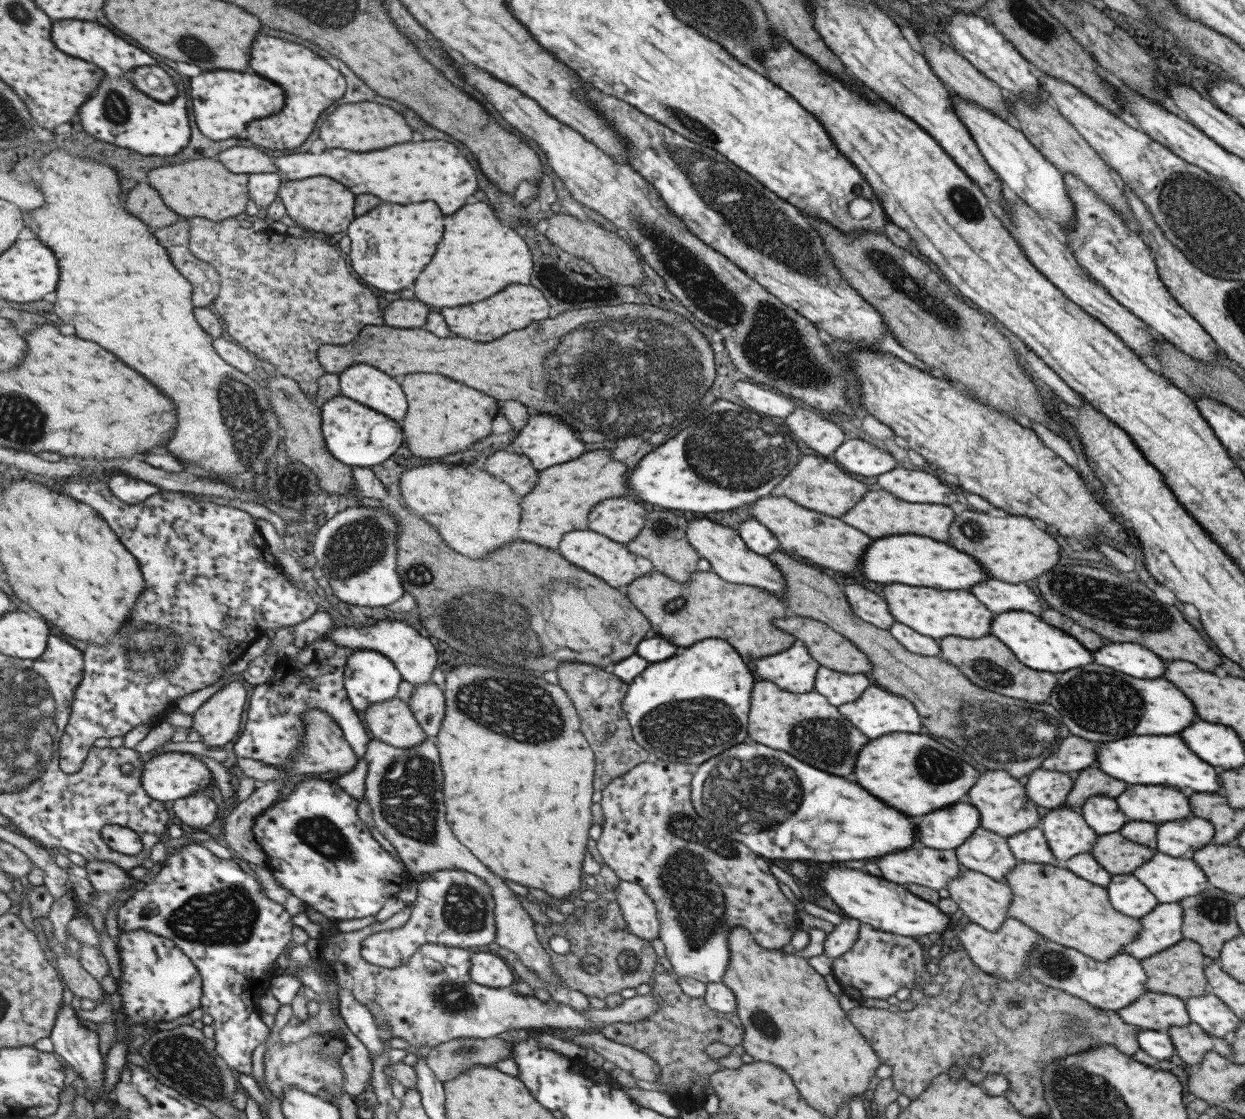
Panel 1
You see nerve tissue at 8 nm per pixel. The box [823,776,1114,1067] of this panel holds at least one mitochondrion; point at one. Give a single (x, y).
(1065, 1030)

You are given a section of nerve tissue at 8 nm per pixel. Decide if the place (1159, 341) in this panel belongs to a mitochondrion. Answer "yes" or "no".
no

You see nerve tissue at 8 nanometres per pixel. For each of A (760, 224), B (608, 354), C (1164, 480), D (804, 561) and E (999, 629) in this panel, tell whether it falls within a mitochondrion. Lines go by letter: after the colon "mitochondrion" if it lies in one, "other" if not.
A: mitochondrion
B: mitochondrion
C: other
D: other
E: other

